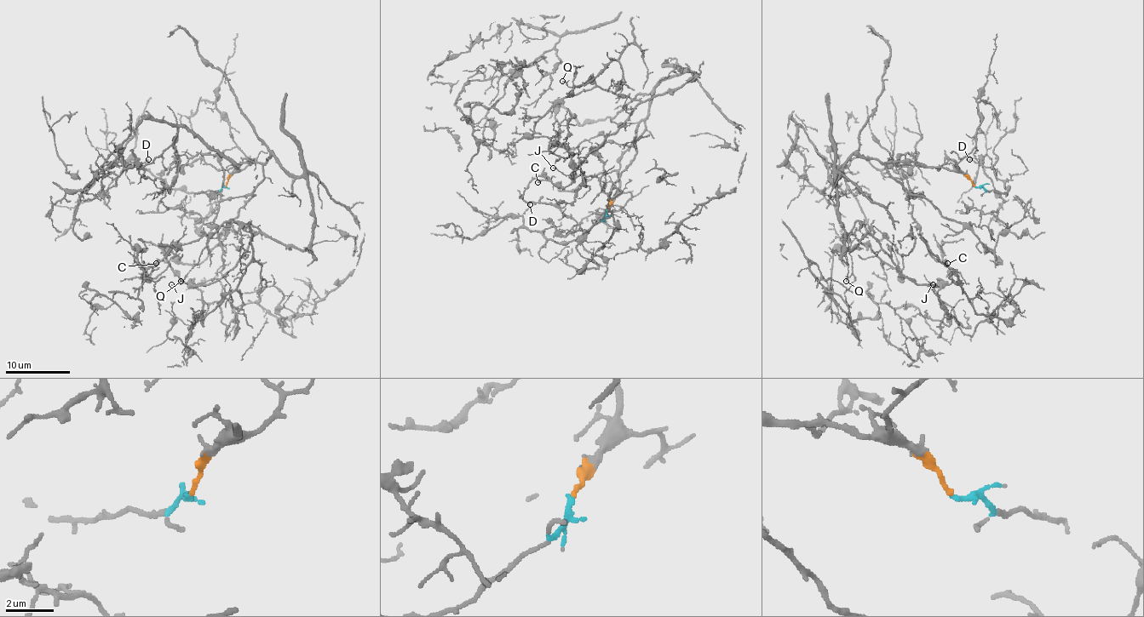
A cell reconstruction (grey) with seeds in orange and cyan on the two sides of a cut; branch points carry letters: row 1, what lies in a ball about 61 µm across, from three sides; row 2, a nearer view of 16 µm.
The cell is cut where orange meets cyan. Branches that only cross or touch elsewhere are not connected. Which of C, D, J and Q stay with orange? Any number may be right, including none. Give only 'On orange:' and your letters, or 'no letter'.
On orange: C, J, Q

